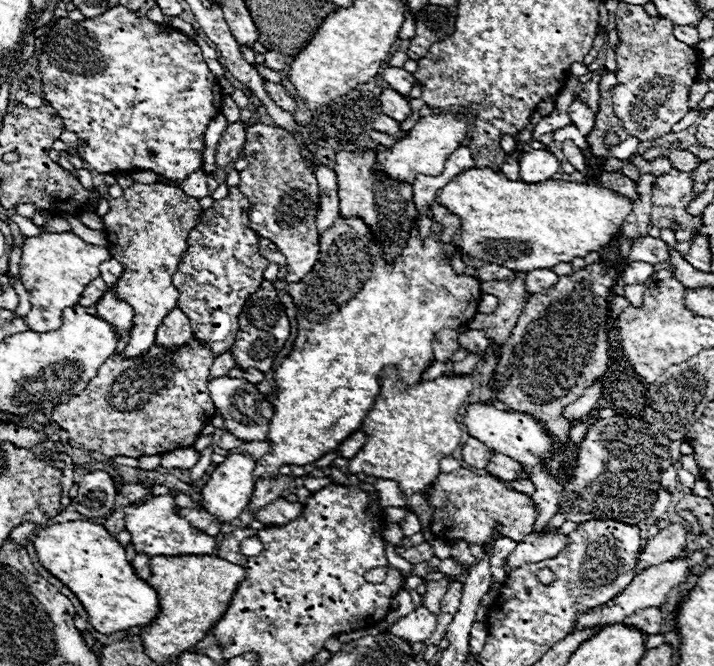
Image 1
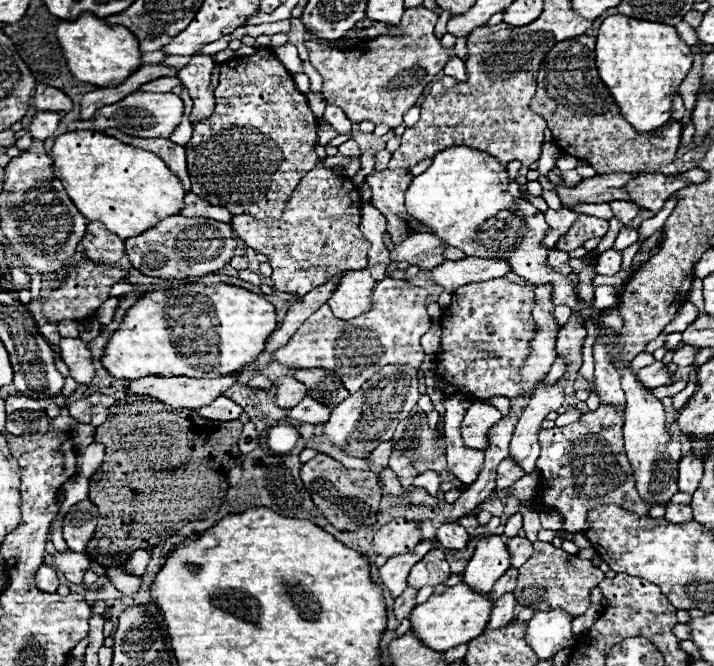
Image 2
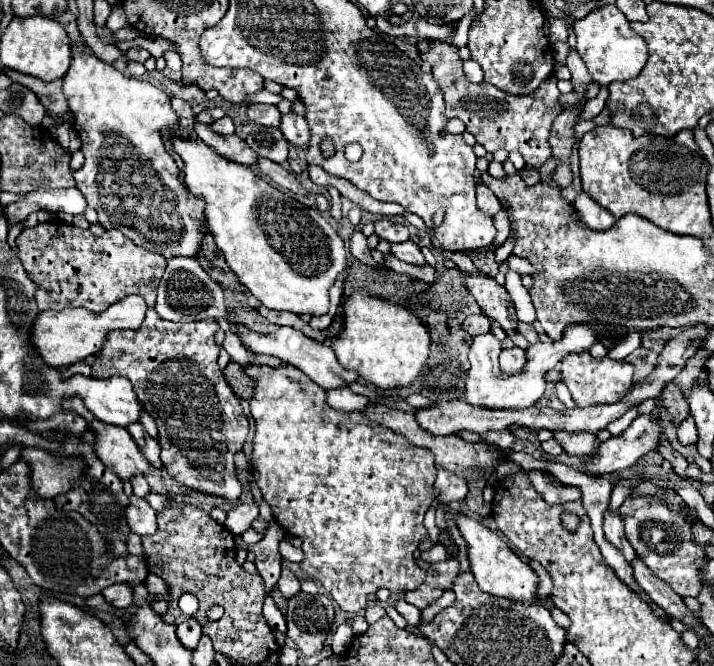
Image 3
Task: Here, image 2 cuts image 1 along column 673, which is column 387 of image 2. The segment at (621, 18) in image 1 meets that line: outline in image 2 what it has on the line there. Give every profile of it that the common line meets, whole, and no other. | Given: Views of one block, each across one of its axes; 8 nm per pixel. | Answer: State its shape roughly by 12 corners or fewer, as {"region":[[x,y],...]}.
{"region":[[442,12],[354,50],[304,42],[326,102],[352,124],[400,126],[452,54]]}

